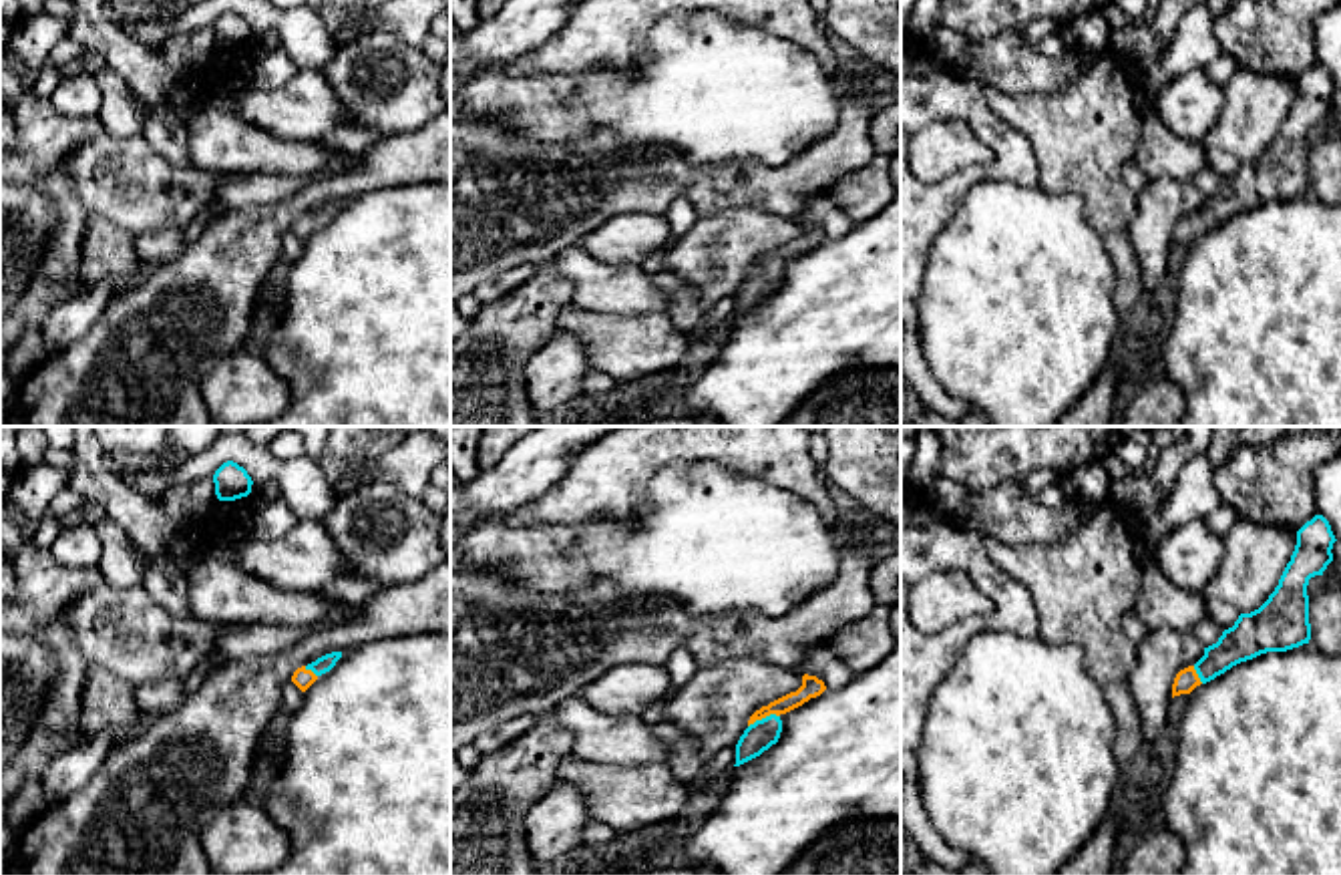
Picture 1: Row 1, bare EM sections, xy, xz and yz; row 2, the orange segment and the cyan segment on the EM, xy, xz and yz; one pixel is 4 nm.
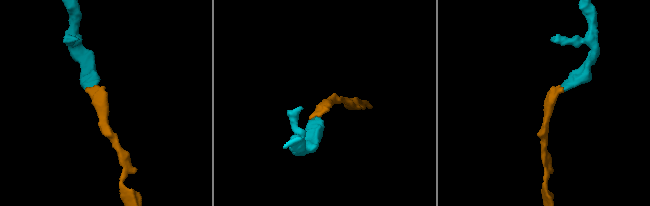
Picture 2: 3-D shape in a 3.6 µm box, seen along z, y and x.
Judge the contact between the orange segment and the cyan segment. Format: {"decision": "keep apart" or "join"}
{"decision": "join"}

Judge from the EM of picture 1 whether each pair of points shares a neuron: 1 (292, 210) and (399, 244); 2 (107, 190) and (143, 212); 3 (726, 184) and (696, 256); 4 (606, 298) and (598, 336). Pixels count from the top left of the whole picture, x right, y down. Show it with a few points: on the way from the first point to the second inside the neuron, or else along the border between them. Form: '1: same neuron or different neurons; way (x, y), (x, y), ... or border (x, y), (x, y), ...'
1: different neurons; border (387, 186), (342, 204)
2: same neuron; way (115, 190), (121, 190), (135, 204)
3: different neurons; border (762, 212), (756, 208), (724, 208), (700, 216)
4: different neurons; border (569, 304), (600, 314), (648, 314)

